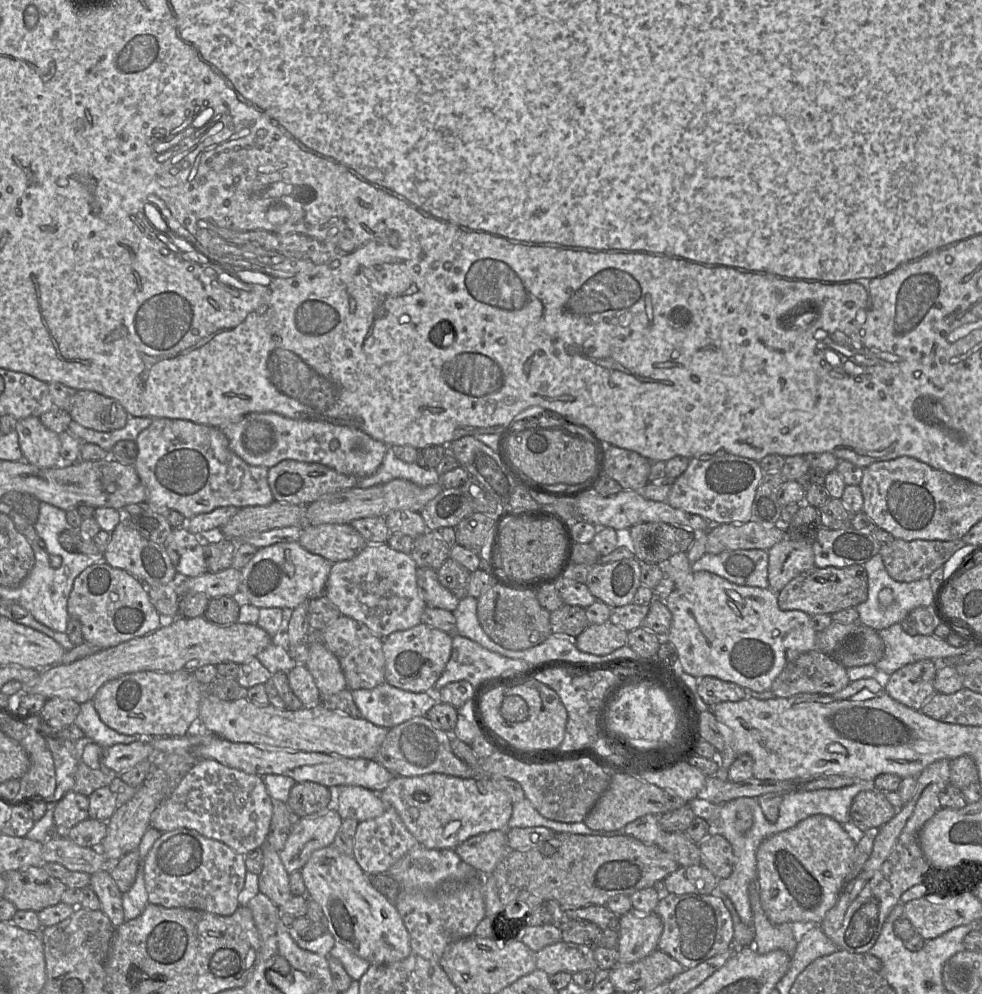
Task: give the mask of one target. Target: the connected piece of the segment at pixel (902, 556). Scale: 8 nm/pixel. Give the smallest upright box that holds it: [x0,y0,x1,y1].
[880,539,966,582]

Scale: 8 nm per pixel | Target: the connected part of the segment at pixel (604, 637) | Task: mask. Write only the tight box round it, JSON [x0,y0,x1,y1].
[575,621,628,656]

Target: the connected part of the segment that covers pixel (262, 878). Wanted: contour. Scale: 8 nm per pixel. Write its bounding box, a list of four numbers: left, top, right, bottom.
[259,842,291,906]

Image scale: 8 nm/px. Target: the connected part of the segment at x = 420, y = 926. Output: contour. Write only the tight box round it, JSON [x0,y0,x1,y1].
[387,846,486,963]

